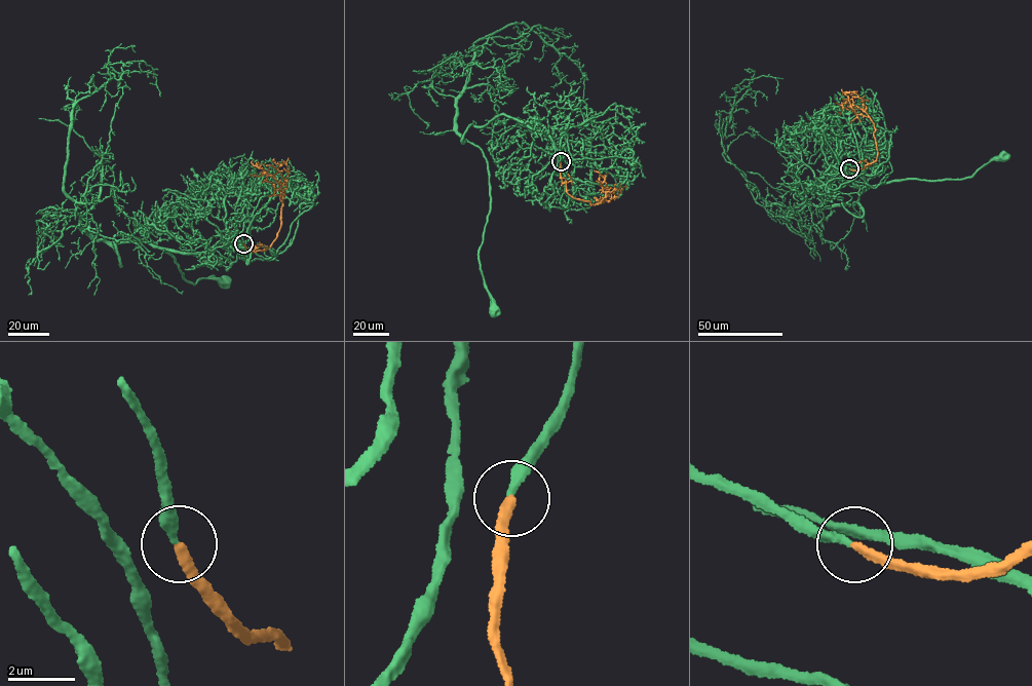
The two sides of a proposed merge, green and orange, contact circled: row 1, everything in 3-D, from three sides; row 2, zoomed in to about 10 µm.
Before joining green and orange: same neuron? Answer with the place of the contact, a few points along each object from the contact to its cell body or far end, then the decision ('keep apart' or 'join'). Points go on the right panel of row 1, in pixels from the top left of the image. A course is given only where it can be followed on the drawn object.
place (849, 168); course green (849, 168), (836, 163), (826, 203), (840, 197), (860, 217), (858, 198), (871, 187), (972, 177), (1003, 155); course orange (849, 168), (865, 168), (875, 161), (877, 153), (874, 124), (870, 116), (855, 106), (840, 106), (850, 100); join

